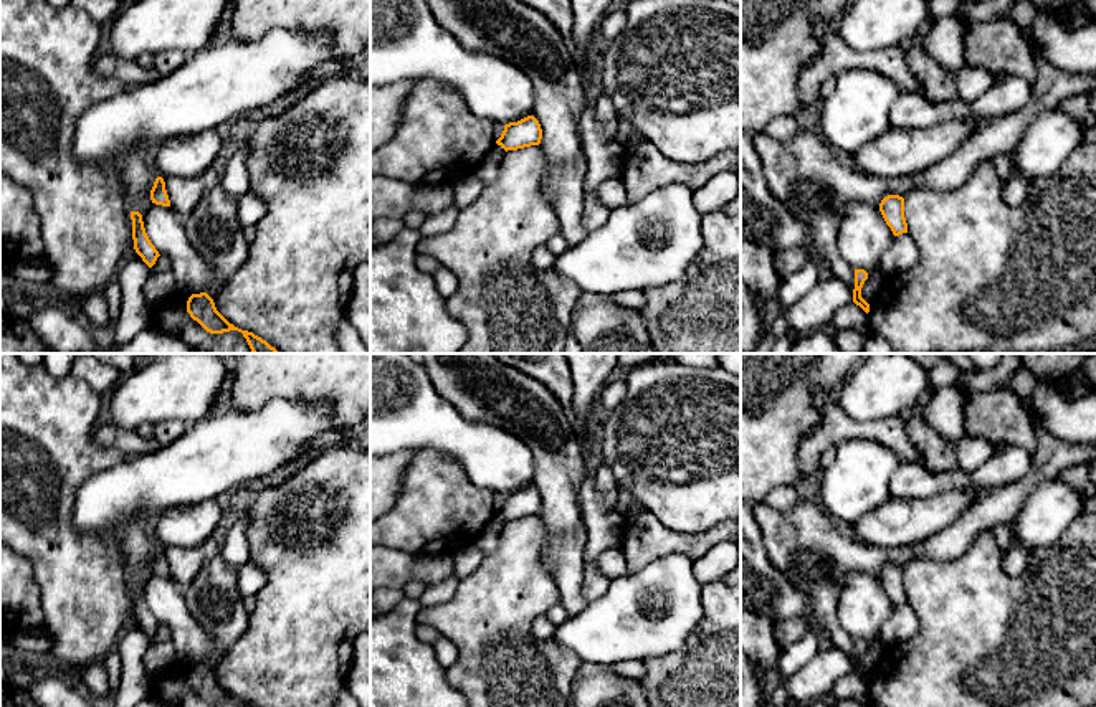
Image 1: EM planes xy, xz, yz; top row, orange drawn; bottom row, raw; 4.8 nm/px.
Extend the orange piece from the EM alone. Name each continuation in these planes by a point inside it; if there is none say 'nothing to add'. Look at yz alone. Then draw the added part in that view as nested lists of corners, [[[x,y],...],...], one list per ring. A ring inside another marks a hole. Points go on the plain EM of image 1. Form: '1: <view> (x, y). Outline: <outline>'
nothing to add

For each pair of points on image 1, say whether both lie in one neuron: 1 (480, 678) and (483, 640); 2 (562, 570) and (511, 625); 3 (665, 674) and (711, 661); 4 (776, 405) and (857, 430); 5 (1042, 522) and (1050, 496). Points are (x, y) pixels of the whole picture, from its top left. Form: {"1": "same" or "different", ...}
{"1": "same", "2": "different", "3": "same", "4": "same", "5": "same"}

